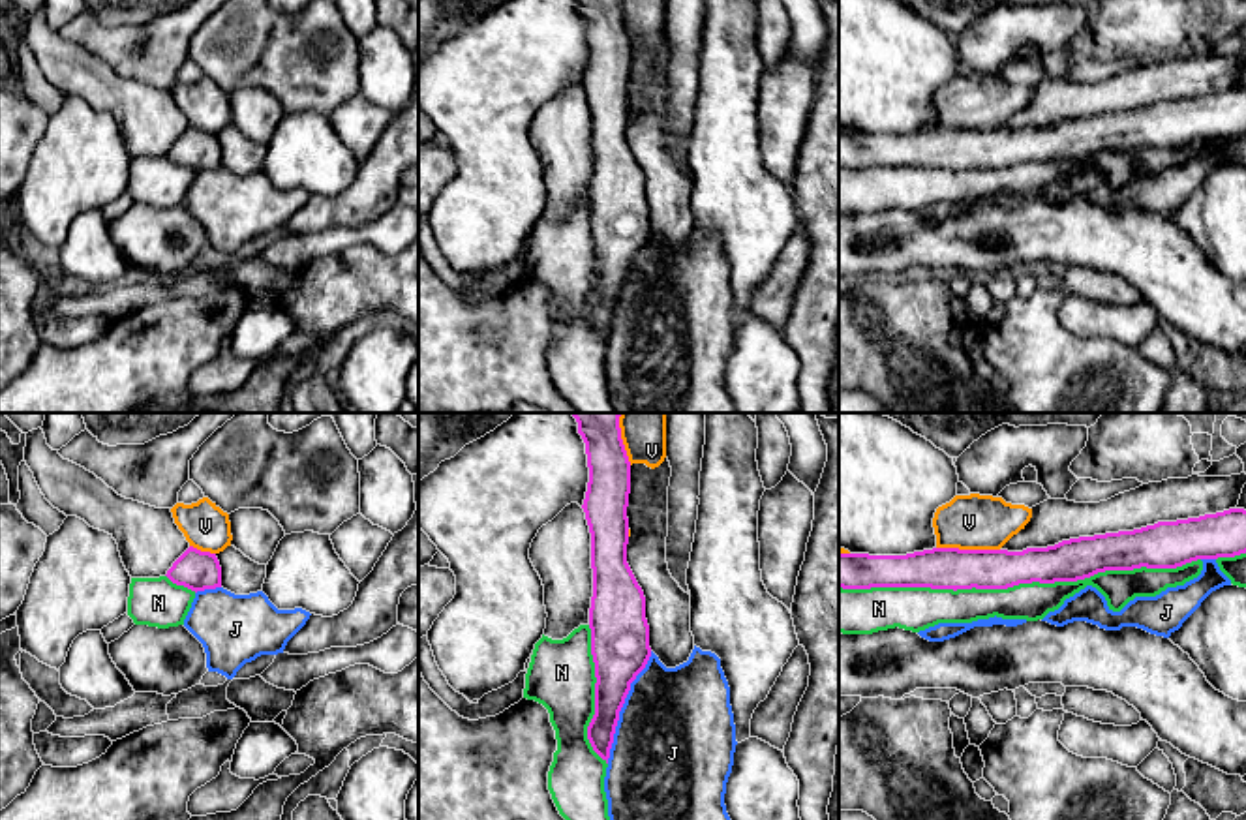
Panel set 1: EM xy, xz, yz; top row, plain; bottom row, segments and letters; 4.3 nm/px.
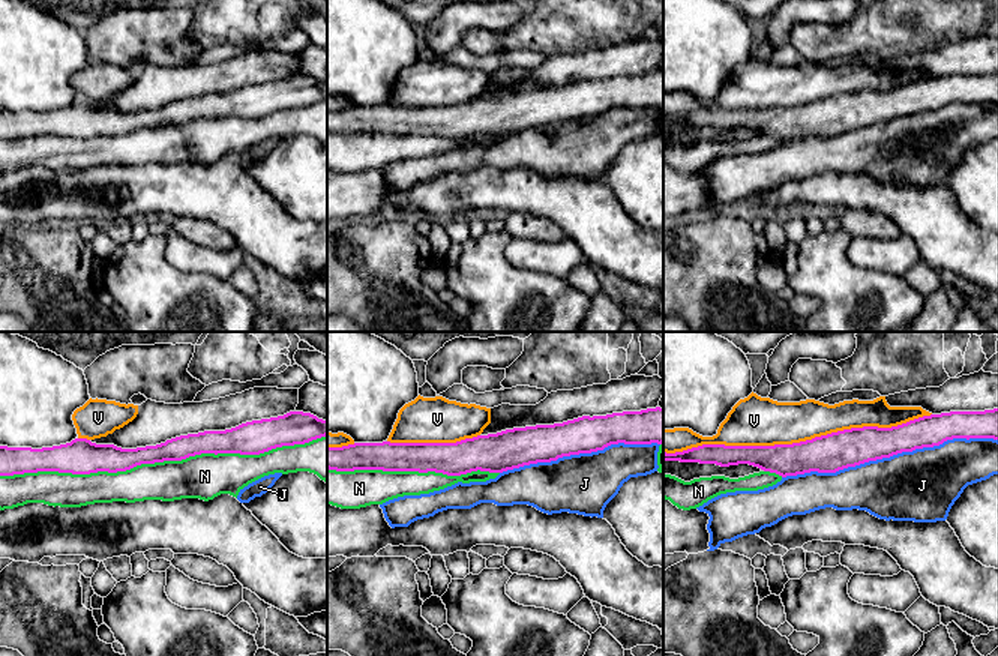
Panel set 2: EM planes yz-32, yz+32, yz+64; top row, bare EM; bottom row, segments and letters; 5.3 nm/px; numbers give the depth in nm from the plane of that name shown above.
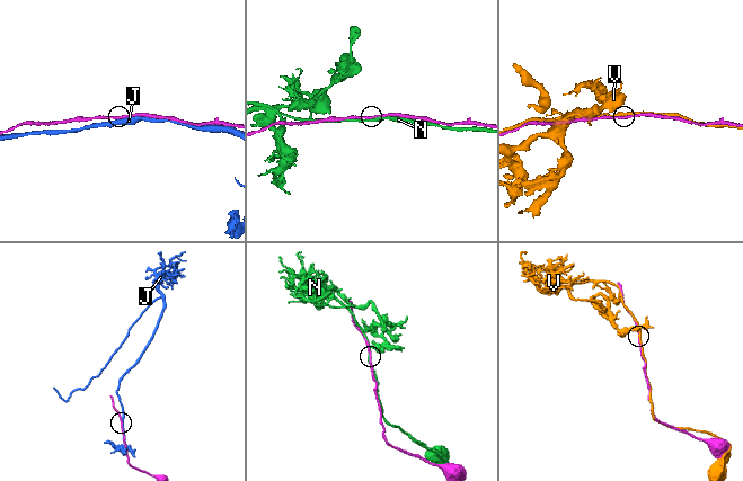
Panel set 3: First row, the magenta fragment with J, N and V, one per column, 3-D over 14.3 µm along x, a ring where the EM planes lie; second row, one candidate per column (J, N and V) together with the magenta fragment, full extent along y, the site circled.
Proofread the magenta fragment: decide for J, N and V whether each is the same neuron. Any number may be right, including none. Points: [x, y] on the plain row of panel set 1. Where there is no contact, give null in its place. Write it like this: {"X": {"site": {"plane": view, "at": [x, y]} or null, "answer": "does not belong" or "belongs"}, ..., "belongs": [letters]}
{"J": {"site": {"plane": "xz", "at": [622, 286]}, "answer": "does not belong"}, "N": {"site": {"plane": "yz", "at": [1019, 162]}, "answer": "does not belong"}, "V": {"site": {"plane": "yz", "at": [969, 130]}, "answer": "does not belong"}, "belongs": []}

